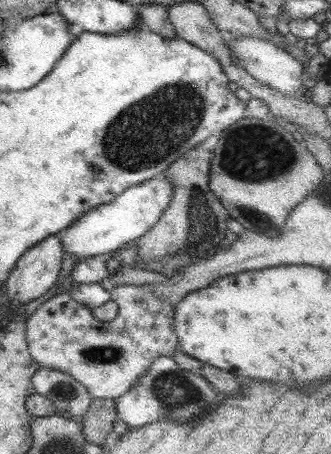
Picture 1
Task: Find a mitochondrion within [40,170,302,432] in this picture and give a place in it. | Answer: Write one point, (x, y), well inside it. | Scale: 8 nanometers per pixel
(177, 393)

